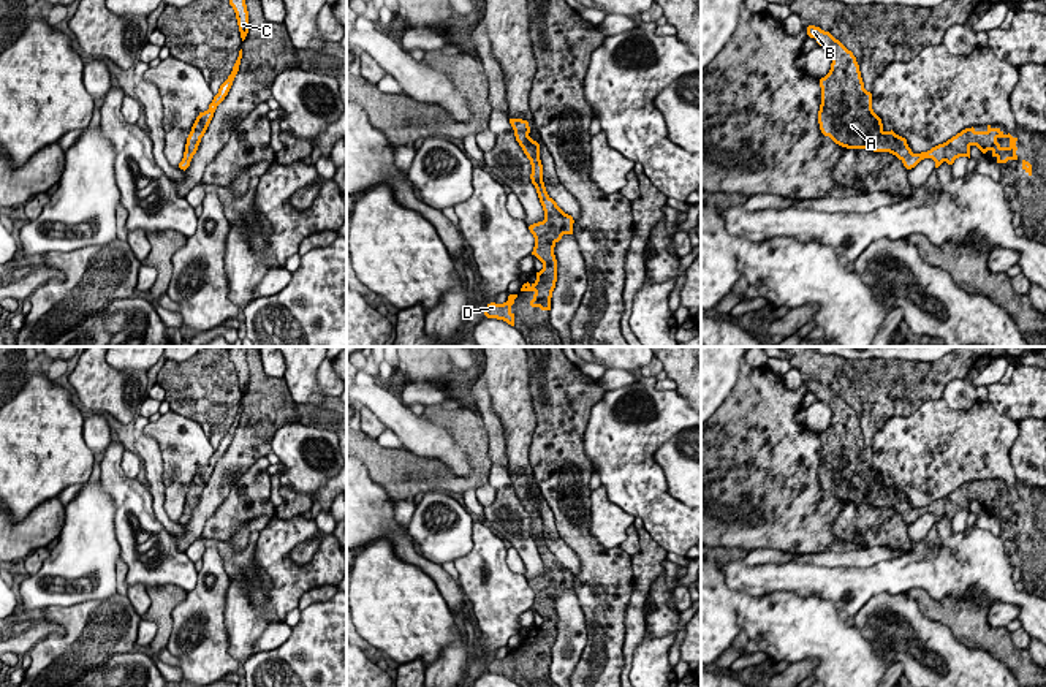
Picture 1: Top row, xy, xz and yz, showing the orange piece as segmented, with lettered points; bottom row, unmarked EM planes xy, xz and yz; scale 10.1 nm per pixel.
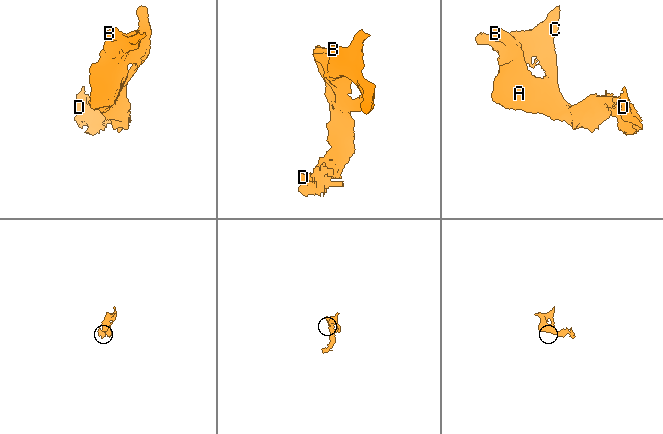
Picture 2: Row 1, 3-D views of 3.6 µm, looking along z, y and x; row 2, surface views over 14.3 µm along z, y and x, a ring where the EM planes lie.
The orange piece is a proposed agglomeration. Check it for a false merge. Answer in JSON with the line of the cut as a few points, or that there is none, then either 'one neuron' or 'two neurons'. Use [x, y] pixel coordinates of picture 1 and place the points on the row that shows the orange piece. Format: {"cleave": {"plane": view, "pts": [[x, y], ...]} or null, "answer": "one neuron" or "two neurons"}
{"cleave": null, "answer": "one neuron"}

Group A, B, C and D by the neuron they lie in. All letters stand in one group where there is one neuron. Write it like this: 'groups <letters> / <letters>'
groups A B C D

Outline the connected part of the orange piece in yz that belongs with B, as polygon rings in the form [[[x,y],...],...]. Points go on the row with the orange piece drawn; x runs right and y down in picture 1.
[[[809,25],[807,35],[826,47],[832,55],[829,73],[820,79],[821,104],[818,111],[820,130],[836,144],[847,149],[869,149],[896,155],[907,169],[921,160],[932,158],[935,168],[943,161],[953,165],[959,157],[970,158],[970,147],[976,146],[983,154],[992,152],[997,163],[1018,160],[1016,141],[1010,133],[987,125],[986,131],[965,128],[943,144],[927,152],[913,154],[907,139],[893,130],[885,131],[881,119],[872,109],[872,93],[864,89],[859,65],[848,51],[829,32]]]

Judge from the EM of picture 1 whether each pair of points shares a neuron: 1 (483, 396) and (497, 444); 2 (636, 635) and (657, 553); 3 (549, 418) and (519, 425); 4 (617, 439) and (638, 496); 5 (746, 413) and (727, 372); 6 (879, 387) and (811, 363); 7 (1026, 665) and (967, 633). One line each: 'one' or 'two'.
1: one
2: one
3: two
4: one
5: two
6: one
7: one

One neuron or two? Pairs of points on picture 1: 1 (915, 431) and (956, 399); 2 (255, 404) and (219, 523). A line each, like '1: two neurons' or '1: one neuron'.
1: two neurons
2: two neurons

